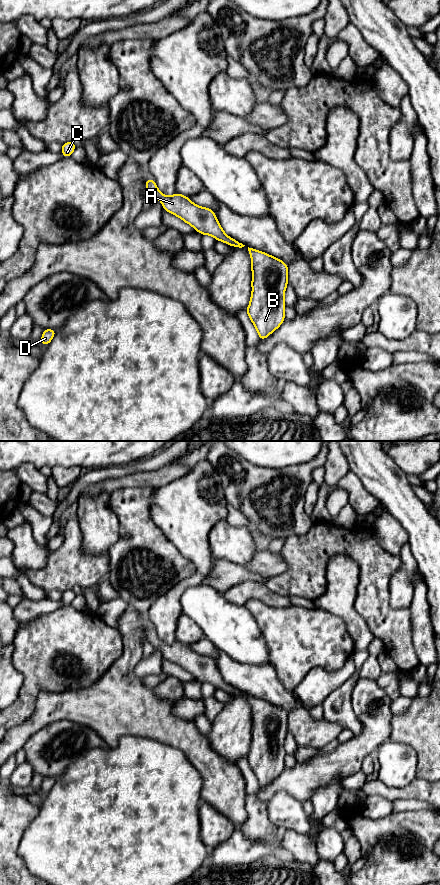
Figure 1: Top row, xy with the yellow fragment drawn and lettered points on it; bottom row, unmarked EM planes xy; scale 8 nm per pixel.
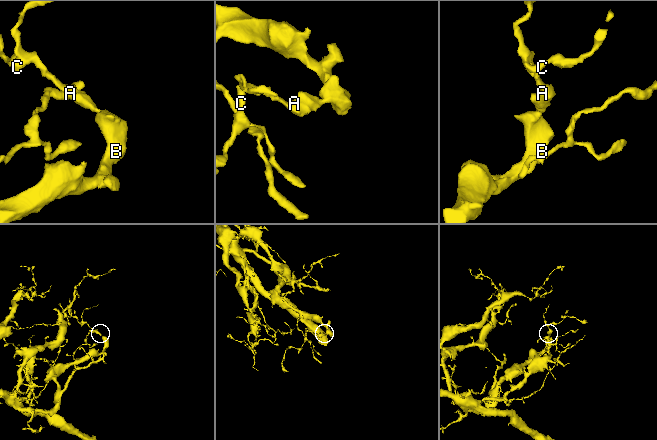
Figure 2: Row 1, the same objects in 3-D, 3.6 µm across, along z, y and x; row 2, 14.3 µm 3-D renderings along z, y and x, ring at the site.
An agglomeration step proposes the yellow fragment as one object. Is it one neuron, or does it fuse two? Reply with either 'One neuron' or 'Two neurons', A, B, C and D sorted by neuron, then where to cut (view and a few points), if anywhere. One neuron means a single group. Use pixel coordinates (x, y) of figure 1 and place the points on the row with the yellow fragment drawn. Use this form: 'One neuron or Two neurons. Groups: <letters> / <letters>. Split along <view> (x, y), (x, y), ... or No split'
One neuron. Groups: A B C D. No split

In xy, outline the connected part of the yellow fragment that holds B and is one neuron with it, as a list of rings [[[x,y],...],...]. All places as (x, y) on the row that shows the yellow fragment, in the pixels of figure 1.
[[[249,247],[248,251],[252,260],[252,294],[245,313],[249,315],[260,340],[264,340],[285,320],[288,265],[265,252]]]

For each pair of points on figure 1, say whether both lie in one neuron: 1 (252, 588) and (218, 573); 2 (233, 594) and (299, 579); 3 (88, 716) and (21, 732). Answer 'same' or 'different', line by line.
1: different
2: different
3: same

